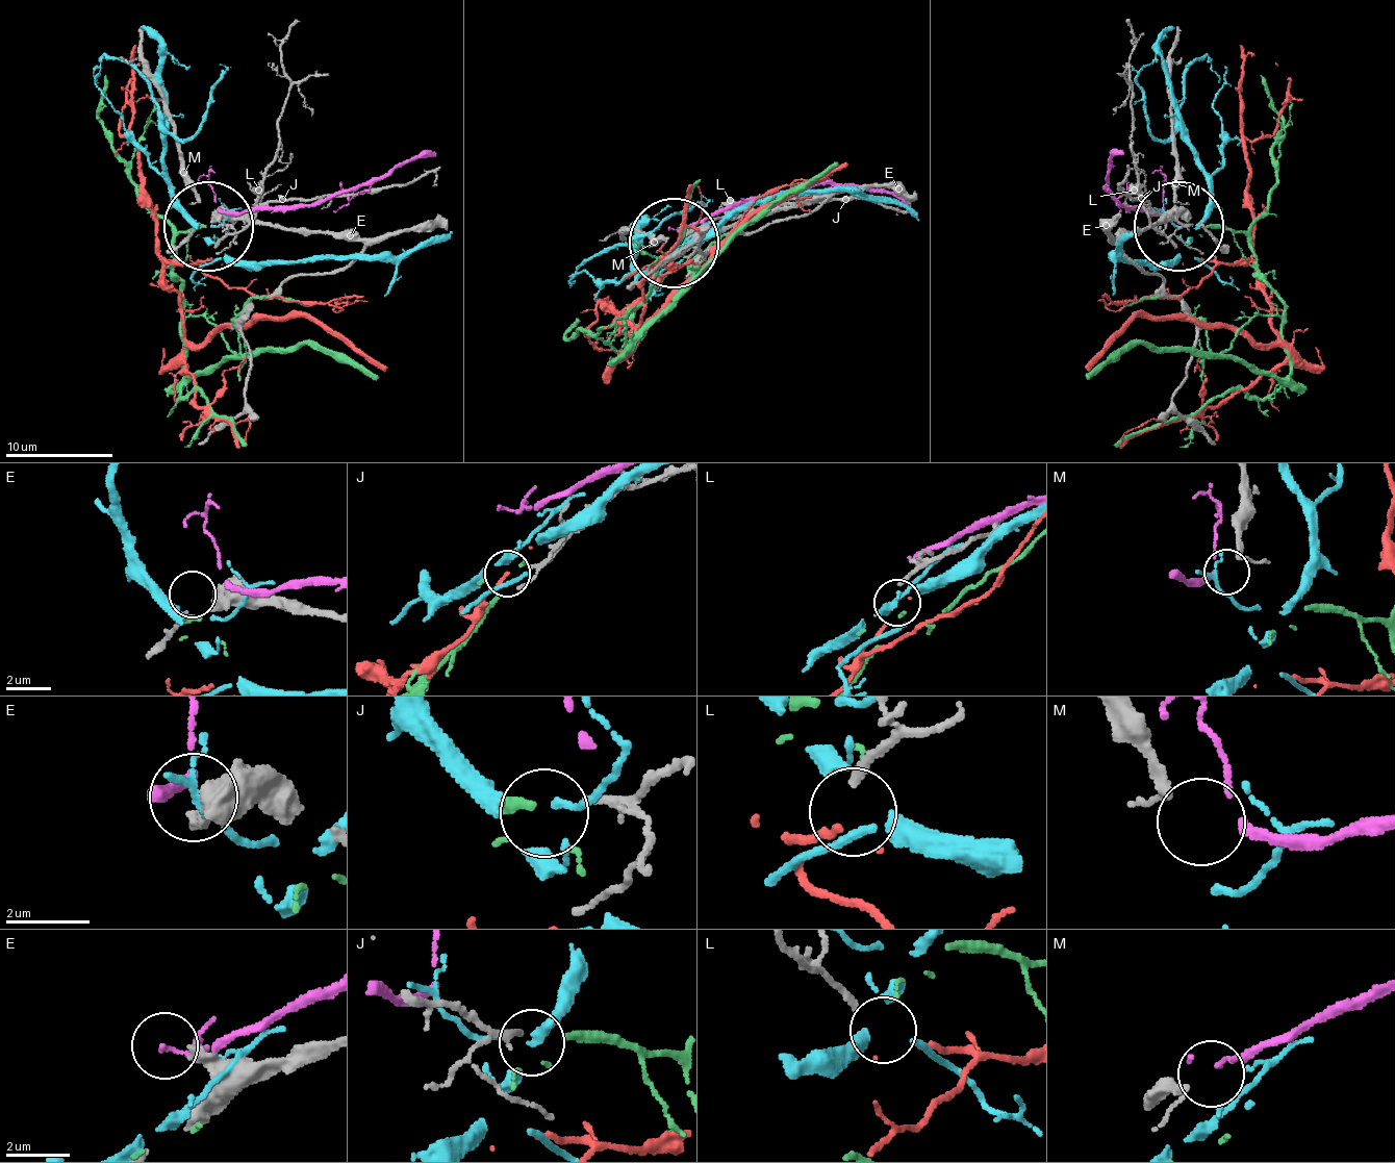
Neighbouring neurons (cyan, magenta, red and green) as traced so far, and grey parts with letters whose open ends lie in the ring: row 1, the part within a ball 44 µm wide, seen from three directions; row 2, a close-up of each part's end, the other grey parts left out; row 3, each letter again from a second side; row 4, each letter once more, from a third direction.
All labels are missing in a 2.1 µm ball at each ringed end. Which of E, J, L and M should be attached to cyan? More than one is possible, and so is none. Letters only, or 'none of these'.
none of these

